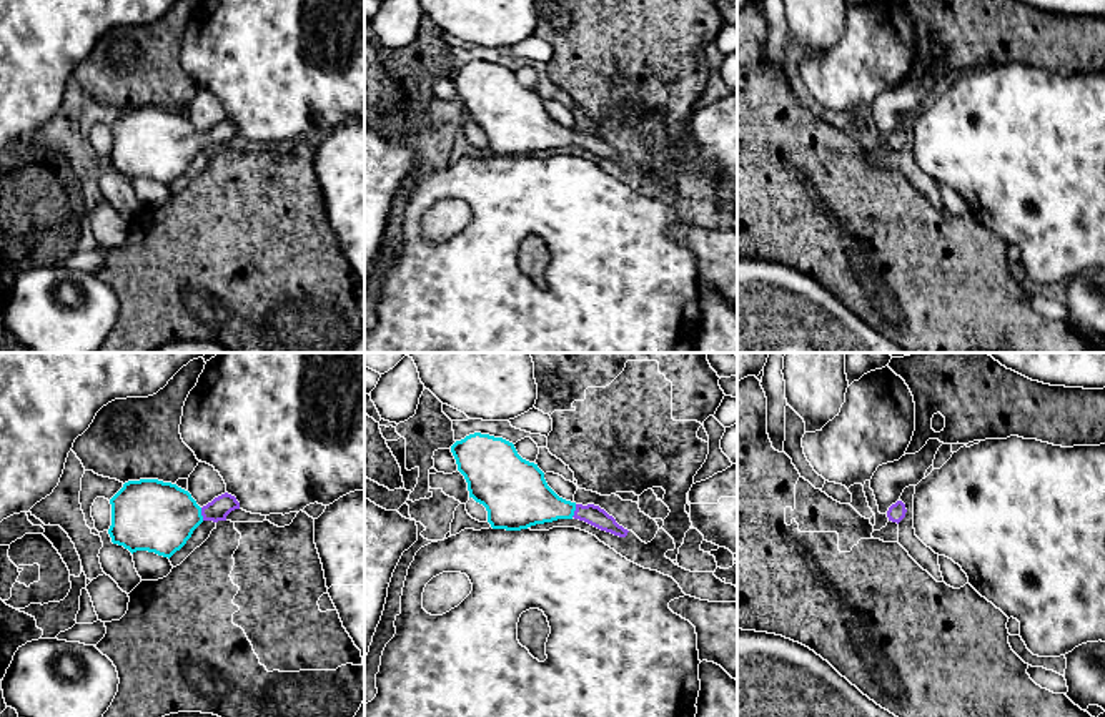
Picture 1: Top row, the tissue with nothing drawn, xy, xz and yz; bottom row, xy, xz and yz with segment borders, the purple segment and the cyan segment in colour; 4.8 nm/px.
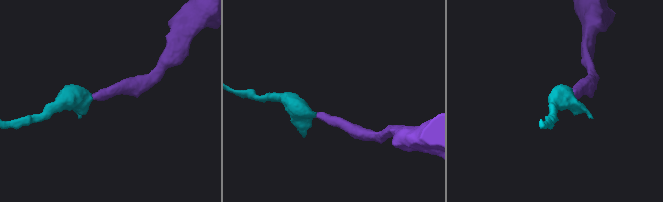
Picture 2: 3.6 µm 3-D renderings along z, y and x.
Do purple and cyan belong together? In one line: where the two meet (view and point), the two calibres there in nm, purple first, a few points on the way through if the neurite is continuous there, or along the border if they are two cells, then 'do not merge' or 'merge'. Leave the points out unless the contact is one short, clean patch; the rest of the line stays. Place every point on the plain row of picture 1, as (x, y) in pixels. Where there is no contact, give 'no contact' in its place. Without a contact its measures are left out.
contact xy (202, 142); calibres 100 and 340 nm; way xy (222, 133), (202, 142), (155, 143); merge

